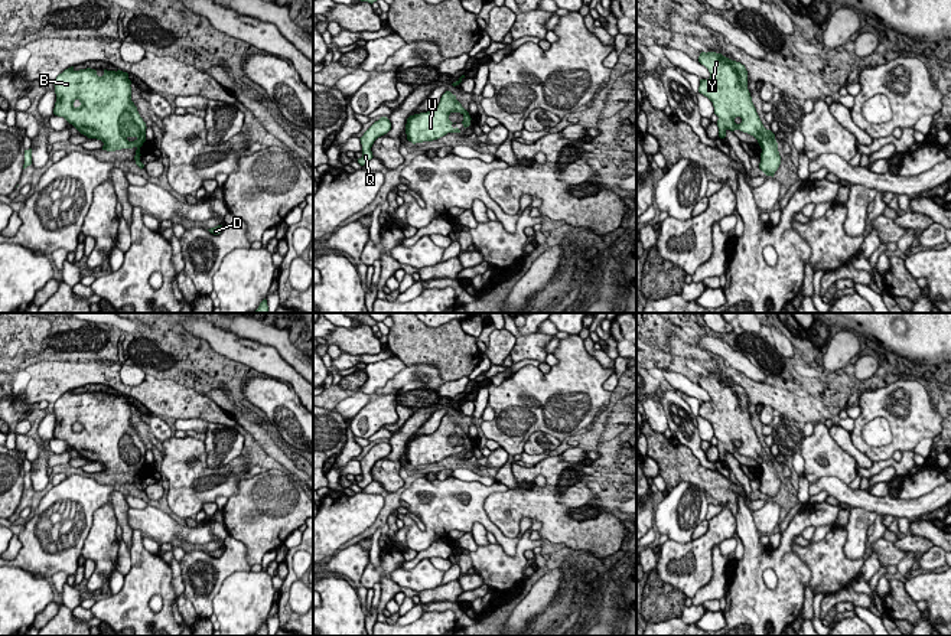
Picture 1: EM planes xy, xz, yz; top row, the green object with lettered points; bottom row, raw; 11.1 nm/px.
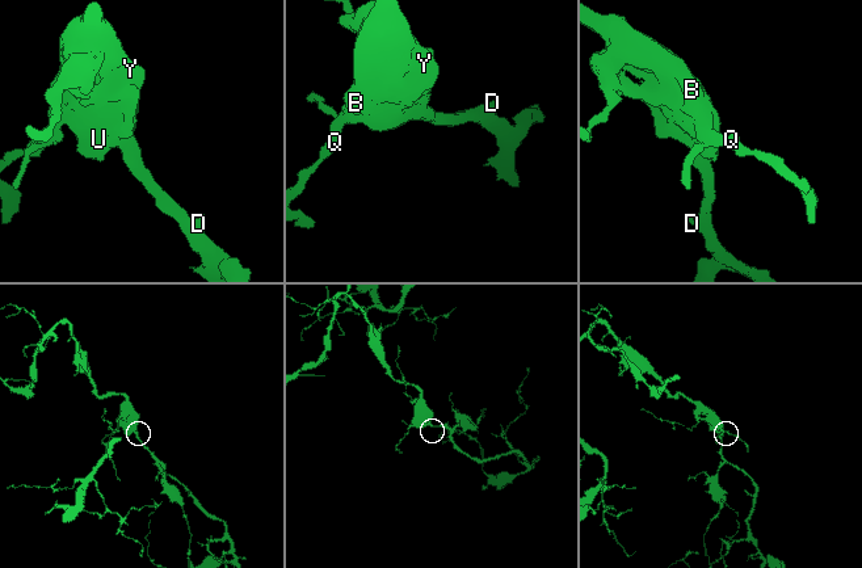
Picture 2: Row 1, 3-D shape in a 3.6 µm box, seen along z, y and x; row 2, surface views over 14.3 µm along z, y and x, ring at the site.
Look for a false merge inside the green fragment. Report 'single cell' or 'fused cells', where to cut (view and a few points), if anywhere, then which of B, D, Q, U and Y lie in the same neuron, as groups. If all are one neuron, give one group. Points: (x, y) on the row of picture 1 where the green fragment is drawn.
single cell | no cut | B D Q U Y

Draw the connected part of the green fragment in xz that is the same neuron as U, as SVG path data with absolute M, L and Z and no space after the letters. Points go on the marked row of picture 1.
M446 91L434 110L414 114L407 118L407 140L416 144L437 140L447 133L460 133L457 127L452 127L453 123L449 120L452 112L460 112L463 115L462 124L465 128L470 125L472 118L469 112L456 100L456 95Z

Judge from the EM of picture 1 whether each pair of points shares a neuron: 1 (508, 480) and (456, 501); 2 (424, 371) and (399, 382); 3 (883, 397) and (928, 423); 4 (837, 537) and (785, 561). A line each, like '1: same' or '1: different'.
1: different
2: same
3: same
4: different

